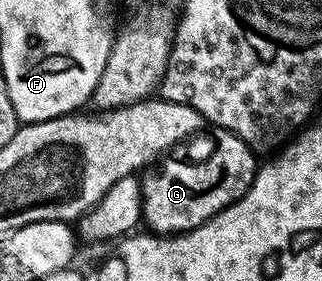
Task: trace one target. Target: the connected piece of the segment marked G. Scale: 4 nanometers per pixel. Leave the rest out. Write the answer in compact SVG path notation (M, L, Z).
M222 130L220 132L221 135L217 139L217 144L213 147L213 152L210 153L206 159L201 159L198 163L188 163L185 159L169 159L173 157L165 157L160 160L159 166L161 168L158 171L153 171L154 169L149 169L144 172L140 176L141 180L141 217L146 227L150 232L156 233L157 235L179 235L183 231L190 231L191 229L195 229L199 225L203 225L208 221L211 217L215 217L222 211L223 209L227 209L232 203L236 203L237 200L242 199L245 195L245 190L253 184L253 178L257 175L257 169L259 166L258 156L253 152L250 147L245 144L244 141L239 138L237 135L232 135L230 131Z

